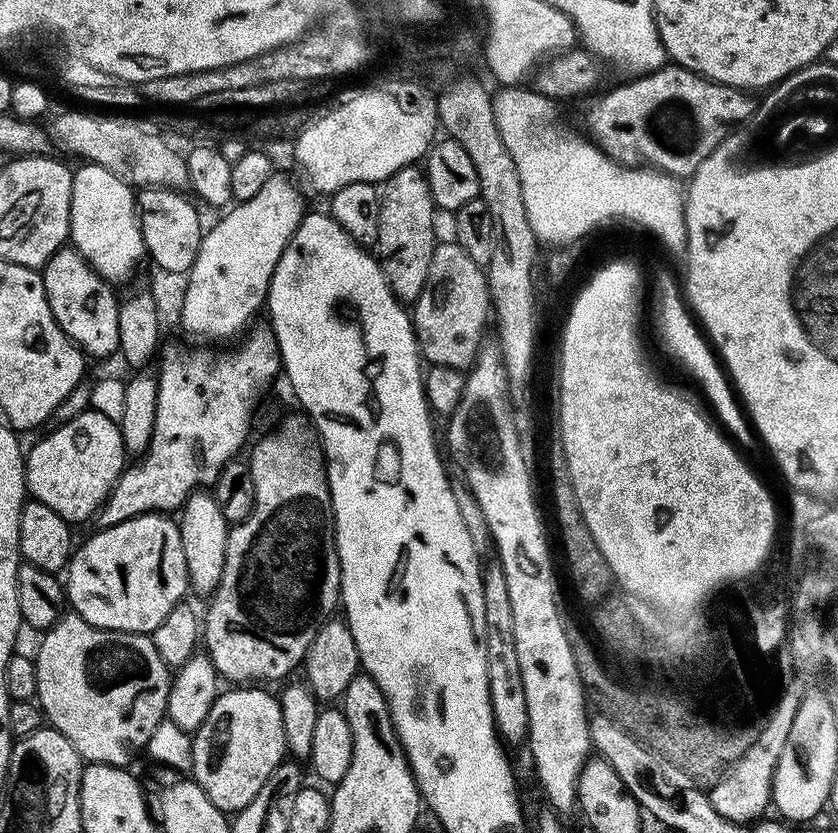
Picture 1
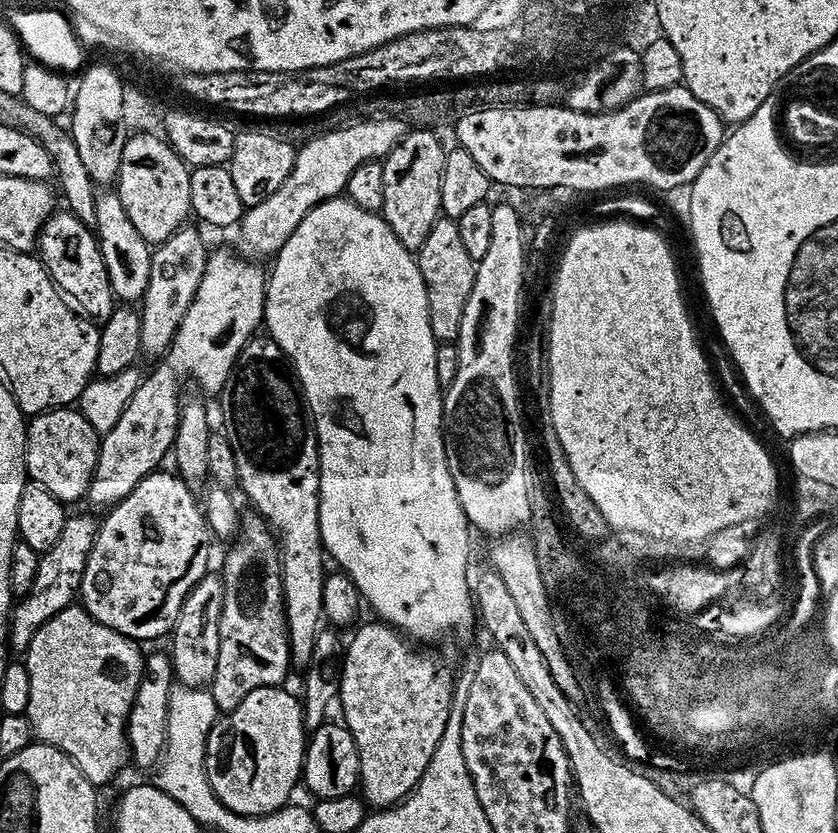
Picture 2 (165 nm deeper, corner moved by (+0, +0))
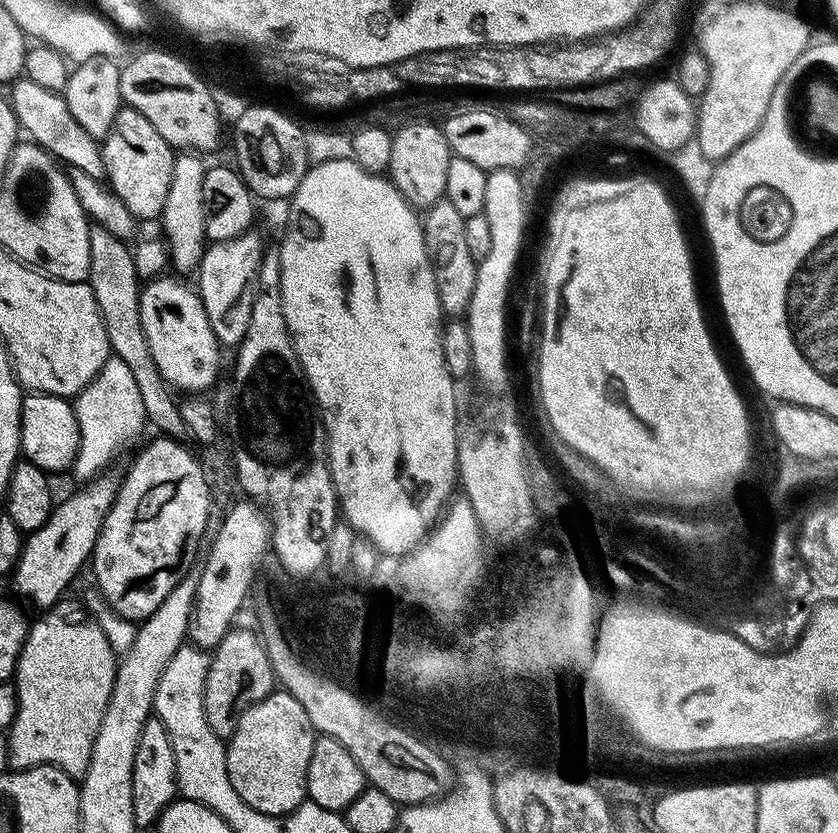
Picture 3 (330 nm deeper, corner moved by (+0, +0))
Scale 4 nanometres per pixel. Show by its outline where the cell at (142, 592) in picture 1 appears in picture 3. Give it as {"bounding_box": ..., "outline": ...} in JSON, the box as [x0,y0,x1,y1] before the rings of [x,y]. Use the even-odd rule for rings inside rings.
{"bounding_box":[90,436,210,622],"outline":[[[160,436],[155,438],[136,456],[136,461],[128,468],[128,473],[124,476],[124,481],[119,481],[116,497],[110,506],[110,510],[106,514],[106,518],[102,522],[102,530],[96,539],[96,545],[92,551],[92,559],[90,561],[90,569],[92,568],[92,576],[96,579],[99,595],[102,597],[105,605],[117,612],[123,620],[131,620],[133,622],[142,622],[150,614],[154,614],[154,610],[158,610],[158,606],[162,606],[162,602],[166,602],[166,594],[170,594],[170,590],[174,590],[174,586],[178,586],[178,582],[193,567],[192,559],[196,556],[196,547],[200,544],[200,539],[204,536],[204,527],[208,524],[208,488],[210,492],[210,480],[204,477],[204,468],[200,465],[200,460],[187,448],[187,443],[171,440],[169,436]]]}

